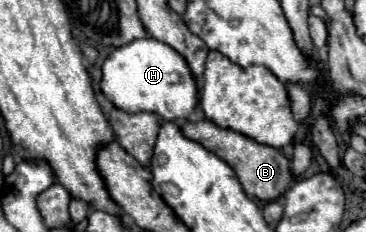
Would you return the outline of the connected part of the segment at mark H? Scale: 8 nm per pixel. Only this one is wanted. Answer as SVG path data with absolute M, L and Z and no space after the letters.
M152 37L134 39L132 43L114 49L102 65L100 89L118 109L126 113L158 113L164 121L188 119L198 103L196 79L192 77L188 63L172 47Z

